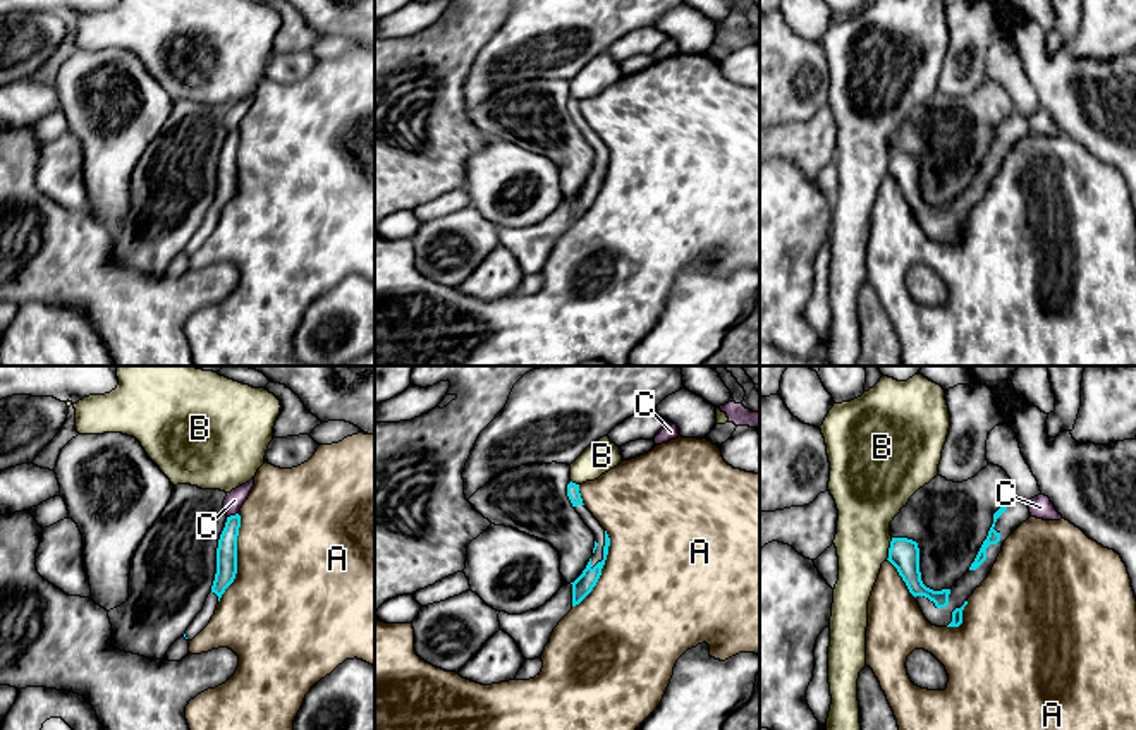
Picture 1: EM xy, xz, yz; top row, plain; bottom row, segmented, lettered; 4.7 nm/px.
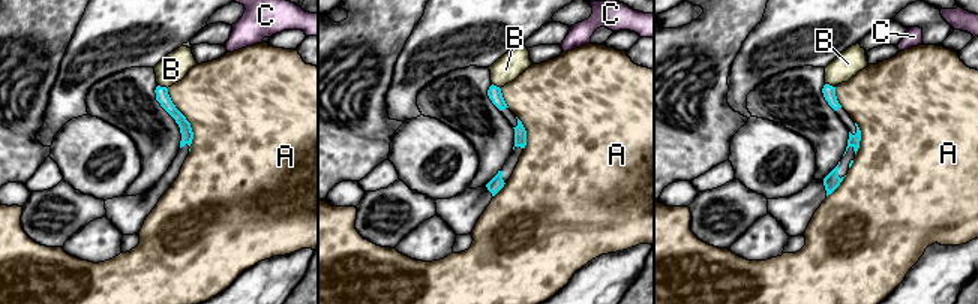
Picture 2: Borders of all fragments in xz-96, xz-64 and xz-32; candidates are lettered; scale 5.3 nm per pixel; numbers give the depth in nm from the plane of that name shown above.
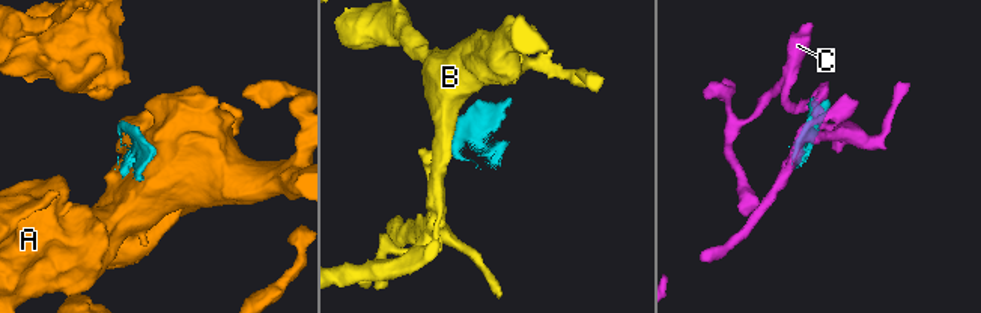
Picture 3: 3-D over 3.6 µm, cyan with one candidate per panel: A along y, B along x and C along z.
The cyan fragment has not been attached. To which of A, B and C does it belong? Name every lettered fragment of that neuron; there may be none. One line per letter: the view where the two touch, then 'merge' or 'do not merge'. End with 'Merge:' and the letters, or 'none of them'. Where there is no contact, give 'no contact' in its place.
A: xy | do not merge
B: yz | do not merge
C: xy | do not merge
Merge: none of them

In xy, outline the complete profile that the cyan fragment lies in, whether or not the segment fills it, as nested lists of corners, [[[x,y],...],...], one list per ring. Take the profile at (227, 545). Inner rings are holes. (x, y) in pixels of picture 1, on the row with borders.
[[[241,515],[227,517],[225,527],[218,539],[217,548],[217,574],[208,594],[203,610],[187,627],[184,637],[192,641],[211,620],[215,615],[217,605],[225,593],[225,589],[234,582],[237,574],[237,536],[241,527]]]

